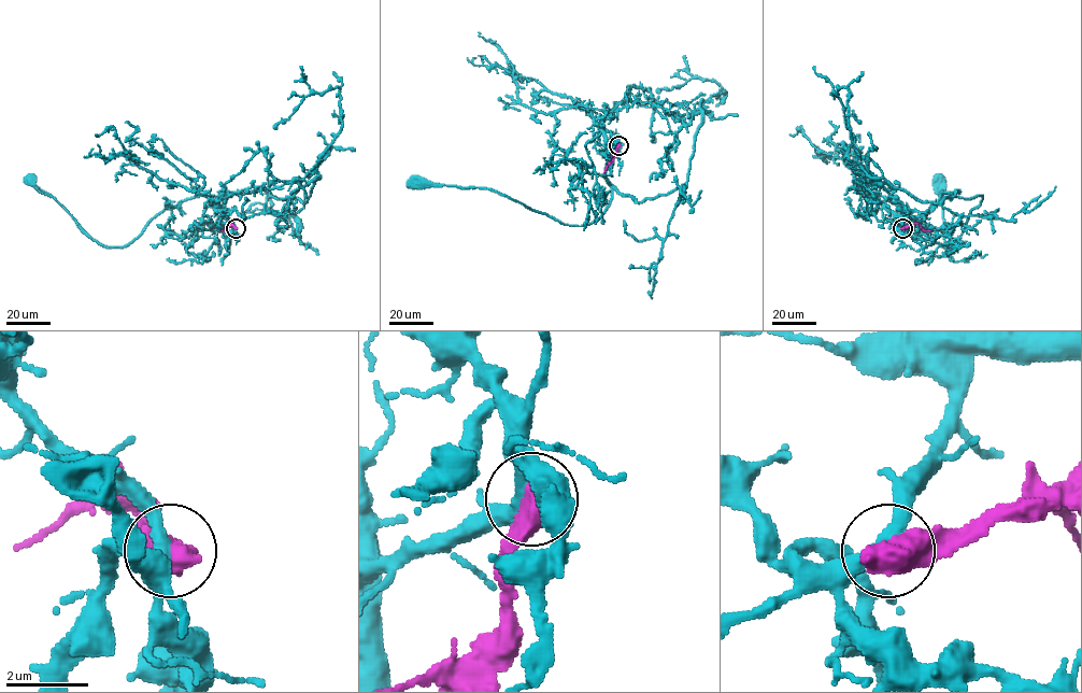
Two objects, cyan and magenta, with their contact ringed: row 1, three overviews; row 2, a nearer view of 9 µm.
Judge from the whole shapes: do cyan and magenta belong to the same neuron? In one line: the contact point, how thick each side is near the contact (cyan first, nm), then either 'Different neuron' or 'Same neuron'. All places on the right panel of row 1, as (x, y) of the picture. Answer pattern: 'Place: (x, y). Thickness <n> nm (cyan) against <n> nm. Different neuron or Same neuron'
Place: (902, 228). Thickness 360 nm (cyan) against 800 nm. Different neuron

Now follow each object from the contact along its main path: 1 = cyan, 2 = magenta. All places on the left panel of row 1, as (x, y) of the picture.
1: (236, 228), (223, 212), (228, 193), (226, 198), (195, 196), (166, 208), (125, 245), (101, 245), (31, 179)
2: (236, 228), (230, 223), (221, 230)

